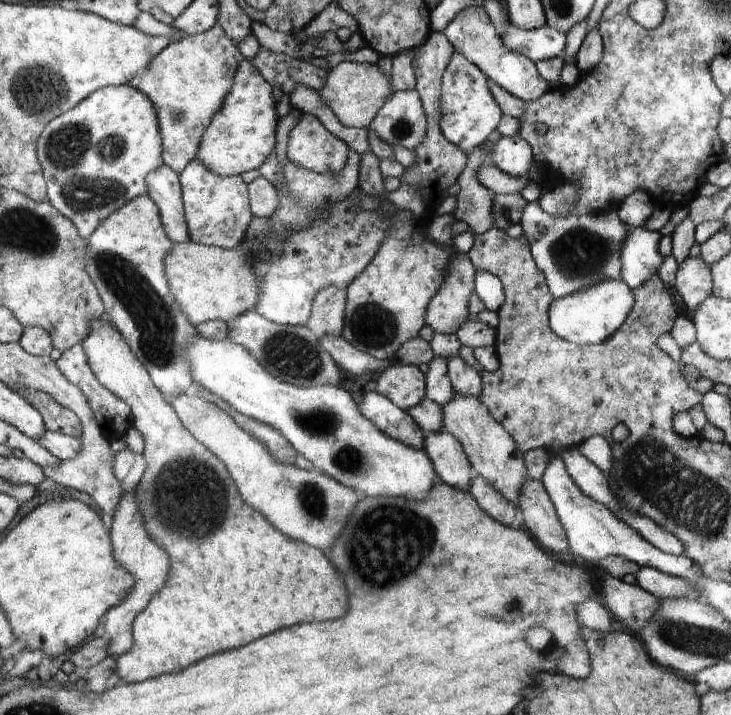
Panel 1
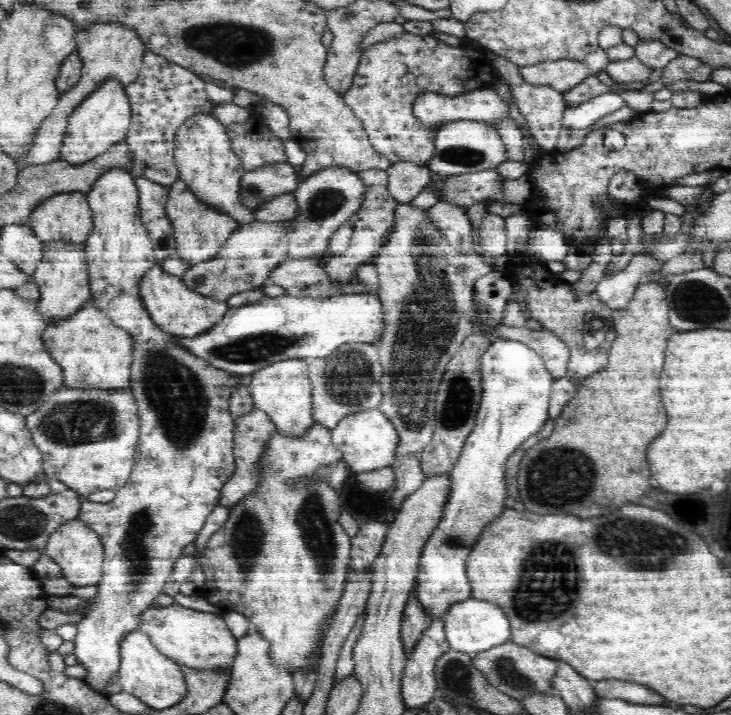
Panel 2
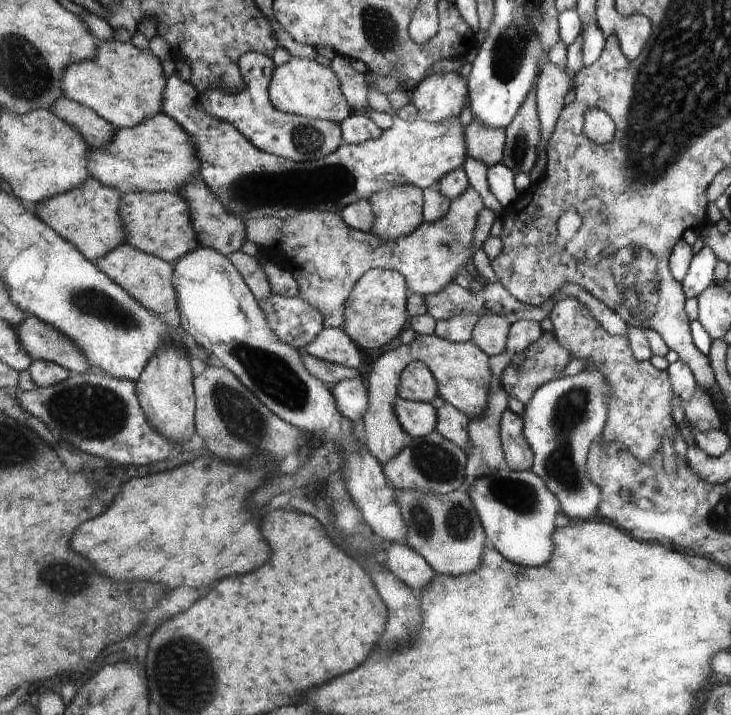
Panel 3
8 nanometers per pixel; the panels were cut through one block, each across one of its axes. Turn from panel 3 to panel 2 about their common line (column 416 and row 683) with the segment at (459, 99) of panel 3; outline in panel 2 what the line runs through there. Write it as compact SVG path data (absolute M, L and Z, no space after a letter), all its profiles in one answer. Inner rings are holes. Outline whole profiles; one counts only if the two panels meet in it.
M114 168L110 173L106 173L104 177L99 179L97 184L93 186L93 189L86 194L86 198L88 198L90 208L93 211L93 229L84 243L87 269L88 274L90 275L91 300L93 300L93 304L97 306L99 312L106 315L106 318L109 319L114 326L126 330L131 338L132 356L130 364L130 384L128 388L131 390L131 398L134 400L135 408L138 409L140 421L138 442L140 457L136 460L136 465L131 472L129 482L117 490L112 502L104 504L102 502L98 503L82 500L79 503L78 520L82 522L84 526L87 526L87 529L90 529L92 533L98 534L101 544L103 545L105 561L102 580L98 584L99 592L98 595L96 595L96 598L94 598L95 602L90 608L90 612L88 612L88 614L86 614L86 616L77 624L77 635L73 640L73 652L78 661L77 664L82 665L82 667L86 669L86 676L82 678L85 683L88 686L93 687L98 694L108 696L104 690L108 688L110 682L114 682L114 678L119 674L119 666L121 664L121 642L124 641L124 638L126 638L130 632L139 628L142 614L144 614L150 606L154 605L154 600L163 593L164 585L168 582L168 577L172 574L172 570L174 570L174 564L182 557L184 548L188 546L188 544L195 543L196 538L205 526L206 520L209 518L209 514L214 510L214 507L217 506L217 502L220 500L220 496L222 496L222 488L224 488L225 482L230 480L234 472L236 472L236 462L233 453L235 424L234 420L231 420L229 401L232 392L234 392L238 386L247 383L247 379L242 375L232 374L224 368L214 367L212 363L206 362L205 359L198 358L196 354L193 354L192 351L188 349L188 347L179 346L176 337L174 337L174 335L169 335L167 332L160 329L158 324L151 318L149 311L143 307L144 303L142 302L141 294L139 293L138 282L140 282L143 274L148 273L154 265L158 264L158 262L153 253L153 242L147 233L146 227L141 221L138 191L135 187L135 177L132 172L126 173L126 170Z

